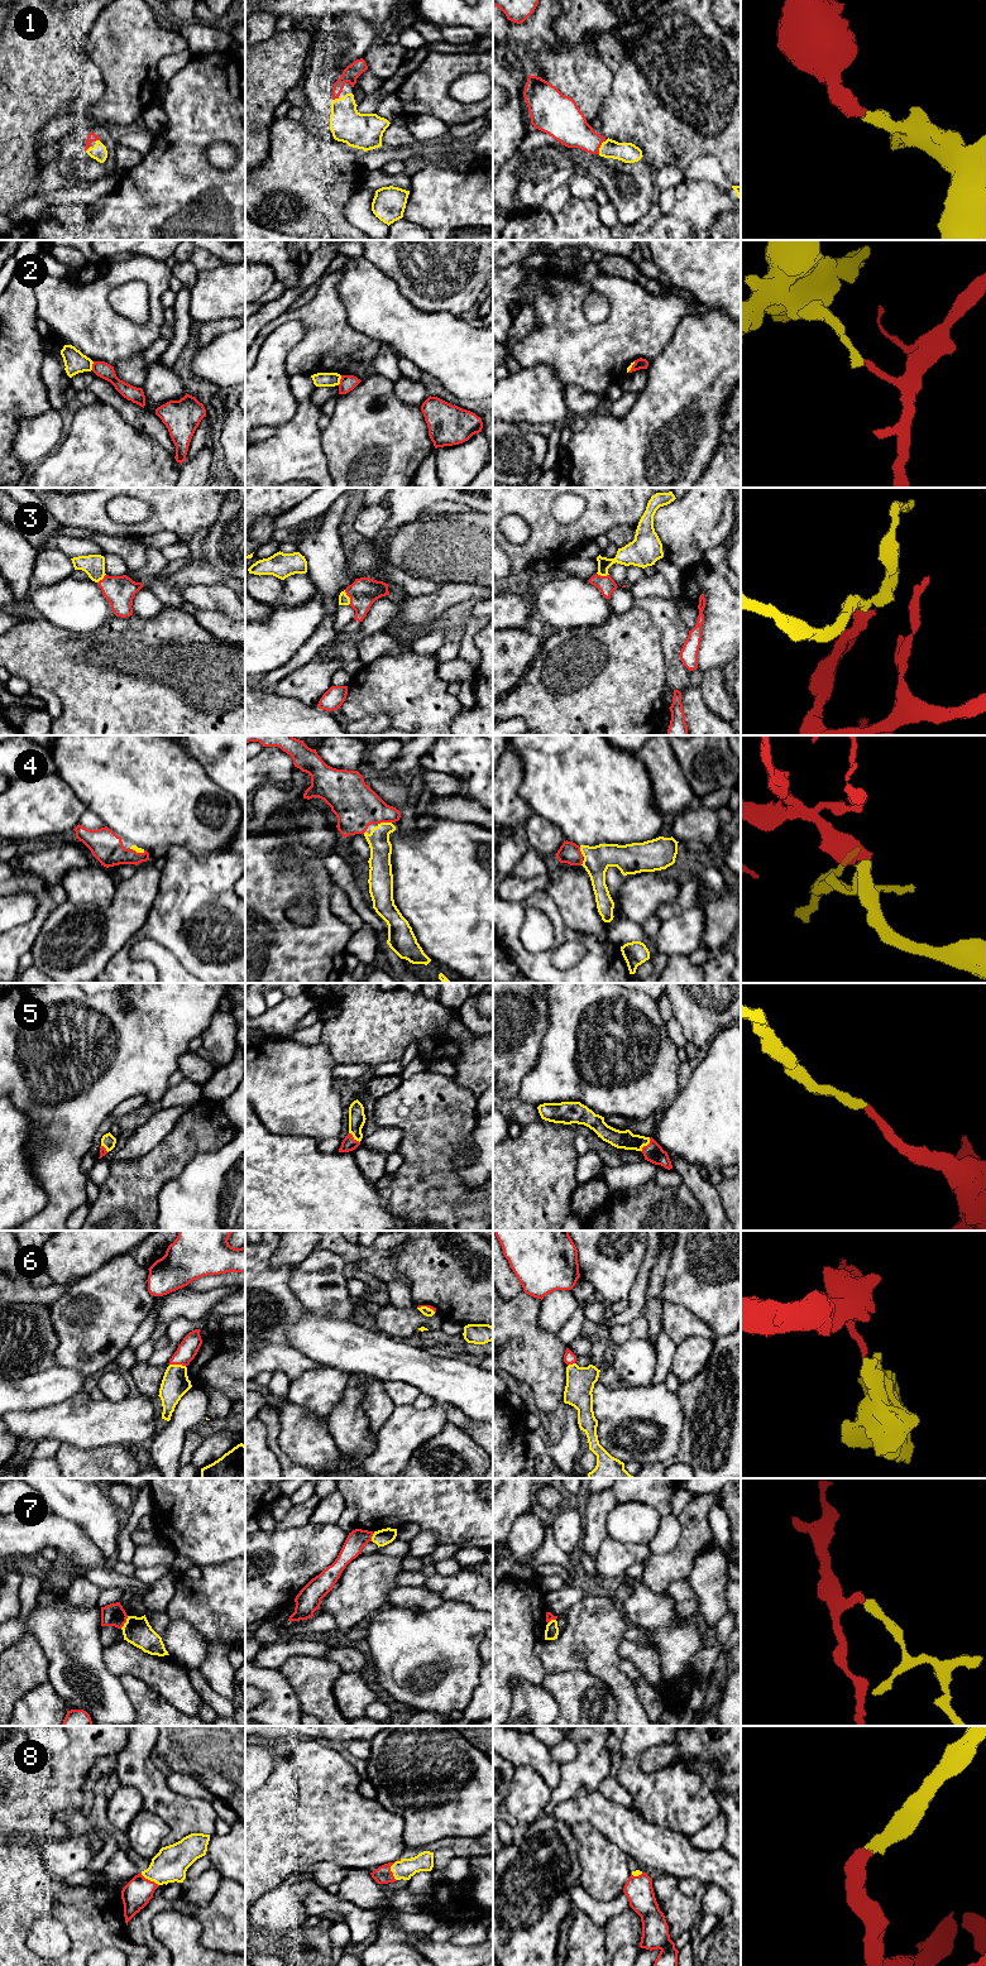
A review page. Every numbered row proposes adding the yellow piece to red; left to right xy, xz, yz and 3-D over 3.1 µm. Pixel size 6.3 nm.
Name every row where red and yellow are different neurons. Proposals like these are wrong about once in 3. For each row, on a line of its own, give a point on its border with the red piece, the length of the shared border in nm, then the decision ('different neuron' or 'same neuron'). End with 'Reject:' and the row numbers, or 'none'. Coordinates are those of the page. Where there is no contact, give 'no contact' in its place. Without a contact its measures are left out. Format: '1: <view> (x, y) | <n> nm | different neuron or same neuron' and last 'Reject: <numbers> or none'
1: yz (599, 147) | 90 nm | same neuron
2: xz (340, 380) | 70 nm | different neuron
3: xz (349, 597) | 100 nm | same neuron
4: xz (384, 821) | 90 nm | same neuron
5: yz (645, 1146) | 110 nm | same neuron
6: xy (177, 1363) | 110 nm | different neuron
7: xy (125, 1621) | 90 nm | different neuron
8: xz (389, 1869) | 150 nm | same neuron
Reject: 2, 6, 7

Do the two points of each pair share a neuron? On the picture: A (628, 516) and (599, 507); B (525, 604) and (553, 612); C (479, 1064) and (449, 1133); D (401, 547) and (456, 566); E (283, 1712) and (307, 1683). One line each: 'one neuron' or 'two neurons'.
A: one neuron
B: two neurons
C: two neurons
D: one neuron
E: two neurons

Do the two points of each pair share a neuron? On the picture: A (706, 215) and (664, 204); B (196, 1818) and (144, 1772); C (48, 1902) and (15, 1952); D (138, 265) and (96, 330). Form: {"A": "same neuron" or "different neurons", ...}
{"A": "different neurons", "B": "same neuron", "C": "same neuron", "D": "same neuron"}

